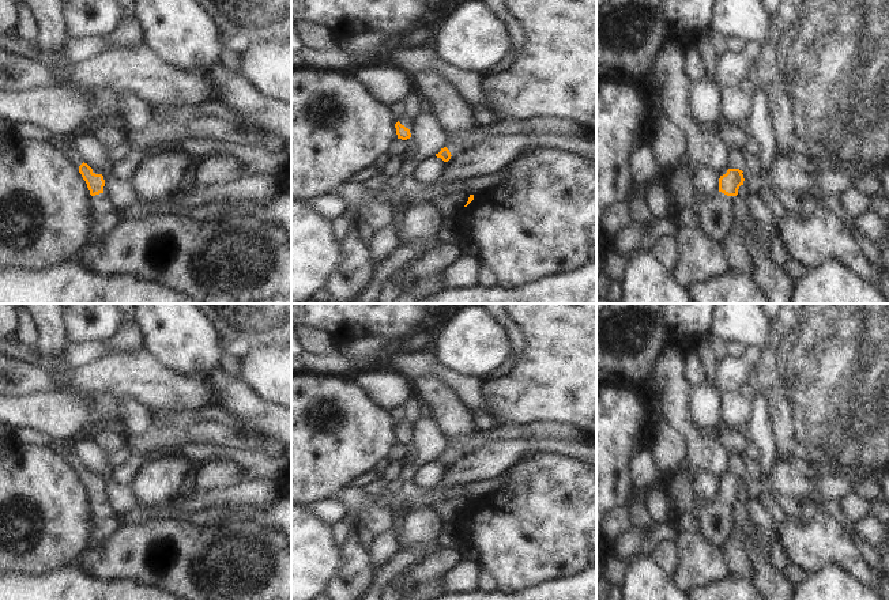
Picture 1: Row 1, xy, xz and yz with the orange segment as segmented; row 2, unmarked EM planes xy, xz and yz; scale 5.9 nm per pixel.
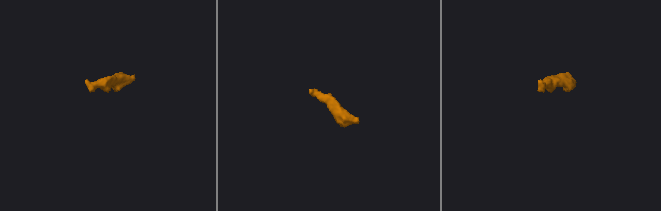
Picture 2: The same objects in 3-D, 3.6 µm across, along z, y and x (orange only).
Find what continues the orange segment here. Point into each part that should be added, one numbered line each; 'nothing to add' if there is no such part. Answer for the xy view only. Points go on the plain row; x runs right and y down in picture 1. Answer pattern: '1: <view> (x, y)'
1: xy (105, 521)

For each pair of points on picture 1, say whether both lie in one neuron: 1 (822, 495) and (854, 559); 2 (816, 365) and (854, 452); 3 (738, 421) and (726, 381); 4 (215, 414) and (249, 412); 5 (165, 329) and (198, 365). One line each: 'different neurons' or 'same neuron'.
1: different neurons
2: same neuron
3: different neurons
4: different neurons
5: same neuron

